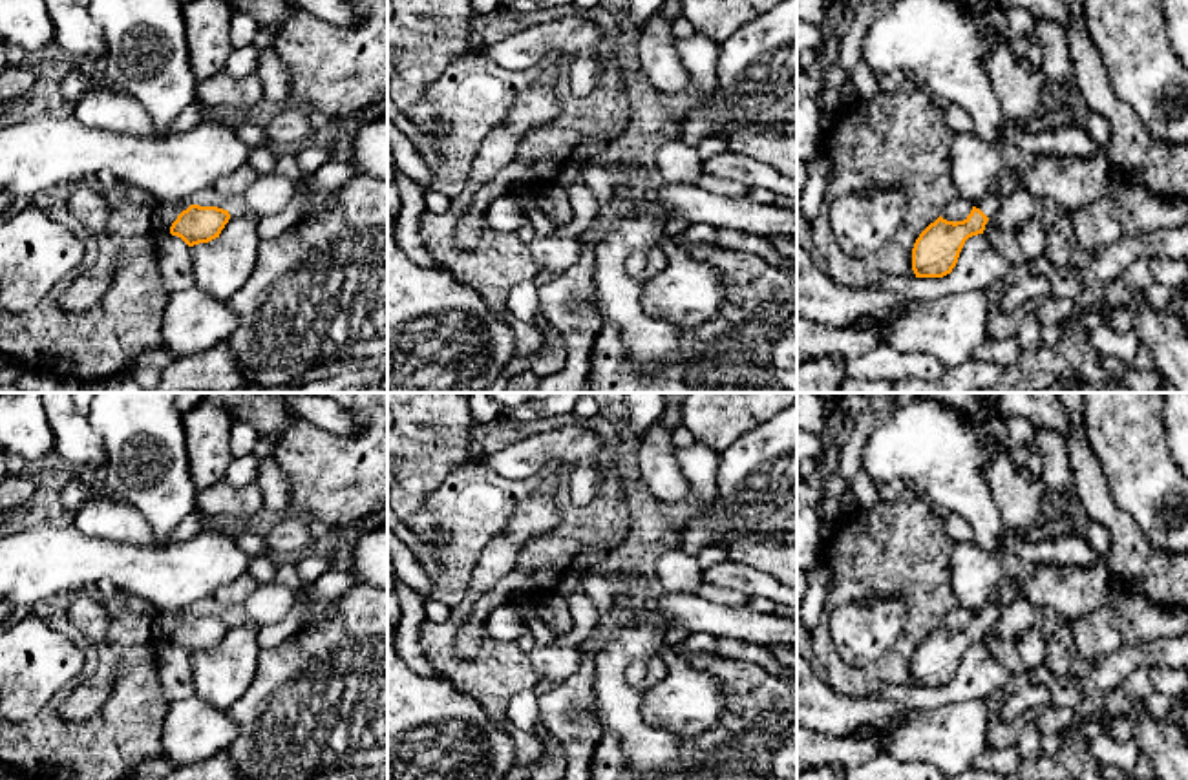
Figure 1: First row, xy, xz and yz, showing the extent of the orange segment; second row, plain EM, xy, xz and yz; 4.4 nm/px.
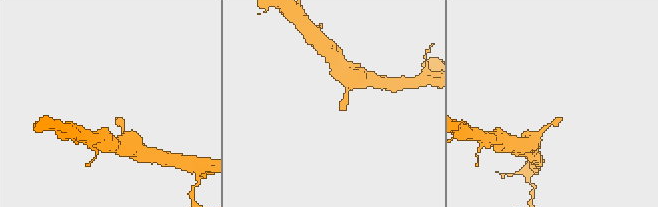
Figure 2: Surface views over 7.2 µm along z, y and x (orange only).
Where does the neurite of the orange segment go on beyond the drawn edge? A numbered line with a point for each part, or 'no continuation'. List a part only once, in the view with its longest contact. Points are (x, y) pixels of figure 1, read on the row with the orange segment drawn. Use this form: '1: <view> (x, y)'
1: yz (1013, 179)

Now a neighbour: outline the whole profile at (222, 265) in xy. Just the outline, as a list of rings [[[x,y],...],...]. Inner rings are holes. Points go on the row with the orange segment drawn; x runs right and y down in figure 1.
[[[230,216],[216,239],[190,247],[196,287],[227,303],[250,276],[260,241],[256,216]]]

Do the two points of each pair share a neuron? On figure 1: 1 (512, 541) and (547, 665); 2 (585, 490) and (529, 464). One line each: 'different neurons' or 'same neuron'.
1: different neurons
2: same neuron

